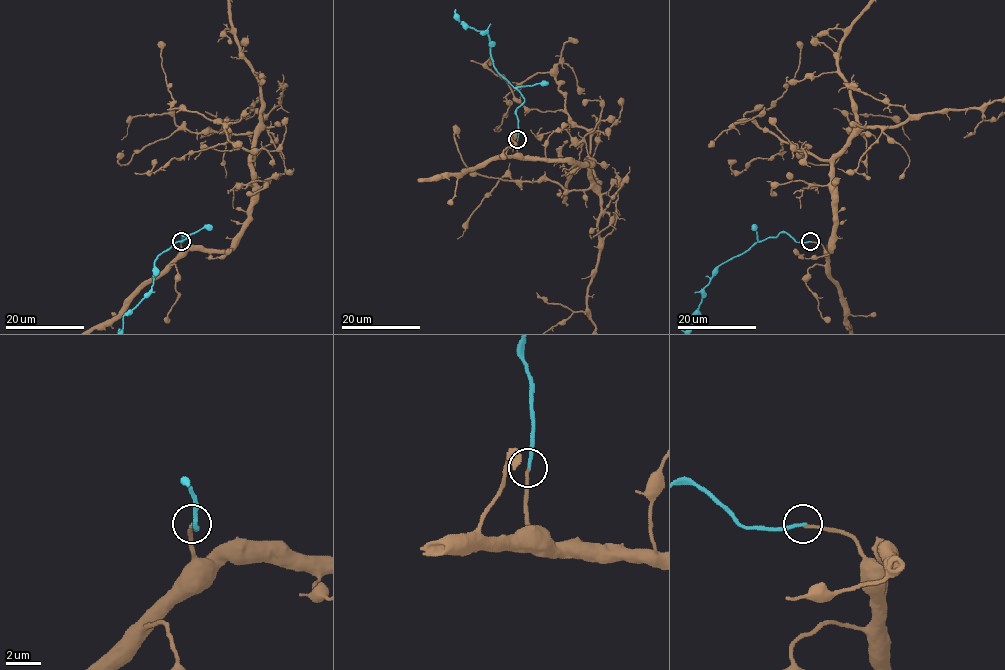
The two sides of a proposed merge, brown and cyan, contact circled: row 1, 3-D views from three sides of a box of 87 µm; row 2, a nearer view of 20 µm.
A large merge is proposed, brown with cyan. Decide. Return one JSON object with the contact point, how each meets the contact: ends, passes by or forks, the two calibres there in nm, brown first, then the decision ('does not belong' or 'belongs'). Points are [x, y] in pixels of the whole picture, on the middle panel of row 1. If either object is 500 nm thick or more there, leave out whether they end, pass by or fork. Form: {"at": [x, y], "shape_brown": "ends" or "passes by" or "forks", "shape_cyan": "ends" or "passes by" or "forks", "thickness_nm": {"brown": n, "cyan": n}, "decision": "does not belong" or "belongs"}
{"at": [517, 139], "shape_brown": "ends", "shape_cyan": "ends", "thickness_nm": {"brown": 160, "cyan": 200}, "decision": "belongs"}

